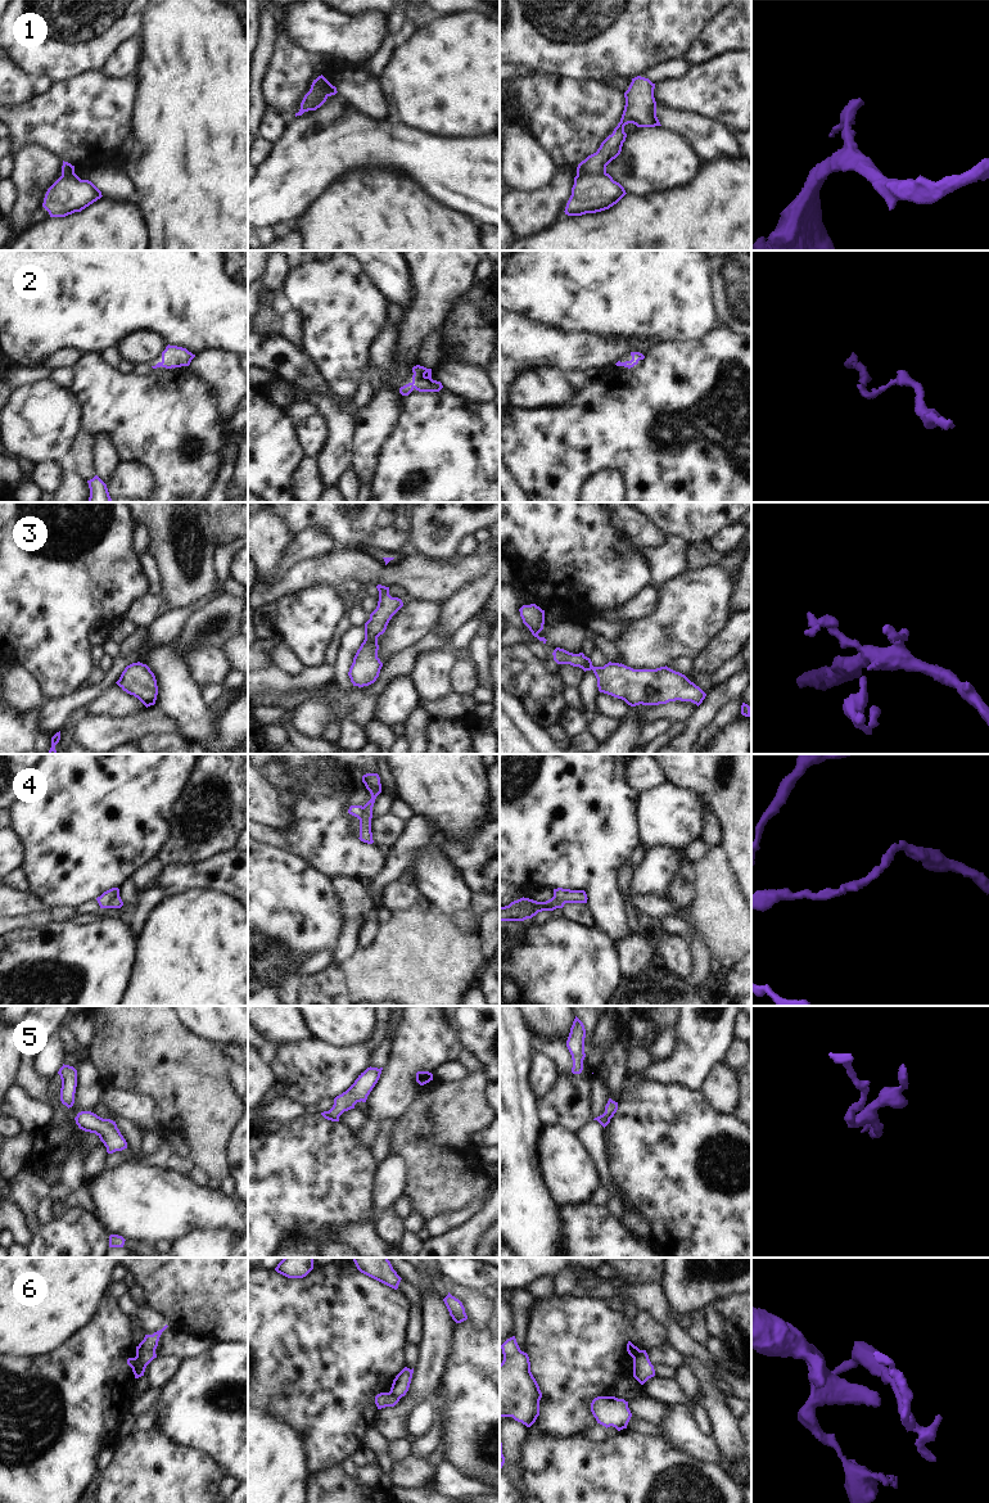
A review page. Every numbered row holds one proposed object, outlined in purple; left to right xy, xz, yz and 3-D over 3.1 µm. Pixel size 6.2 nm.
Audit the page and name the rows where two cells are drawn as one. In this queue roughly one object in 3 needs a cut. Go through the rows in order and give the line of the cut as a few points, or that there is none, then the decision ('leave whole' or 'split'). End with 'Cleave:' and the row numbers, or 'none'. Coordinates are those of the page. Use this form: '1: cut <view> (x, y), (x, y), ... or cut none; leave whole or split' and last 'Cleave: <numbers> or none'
1: cut yz (577, 172), (605, 174); split
2: cut none; leave whole
3: cut none; leave whole
4: cut xy (118, 894), (107, 907); split
5: cut none; leave whole
6: cut xy (136, 1355), (144, 1368); split
Cleave: 1, 4, 6

